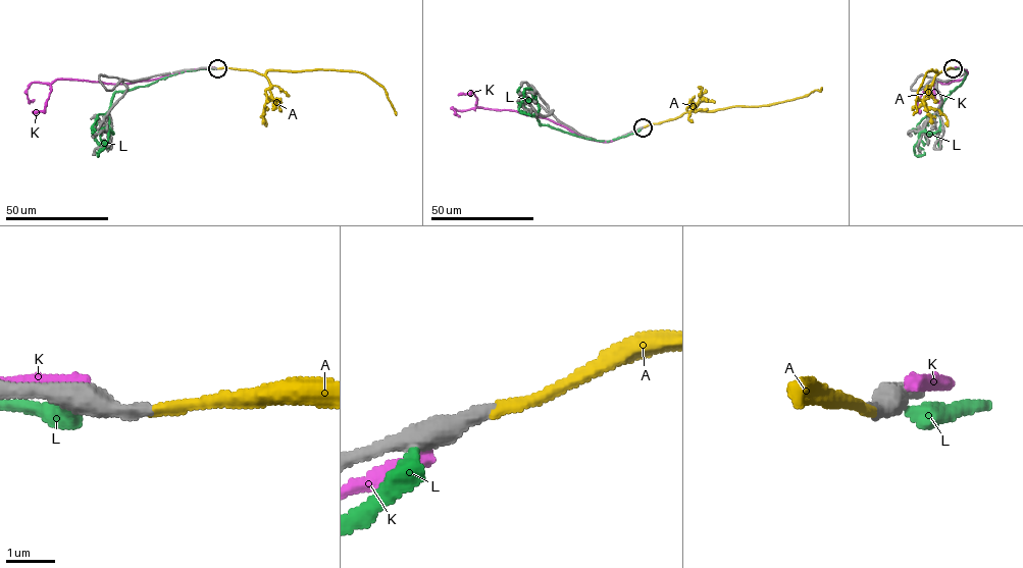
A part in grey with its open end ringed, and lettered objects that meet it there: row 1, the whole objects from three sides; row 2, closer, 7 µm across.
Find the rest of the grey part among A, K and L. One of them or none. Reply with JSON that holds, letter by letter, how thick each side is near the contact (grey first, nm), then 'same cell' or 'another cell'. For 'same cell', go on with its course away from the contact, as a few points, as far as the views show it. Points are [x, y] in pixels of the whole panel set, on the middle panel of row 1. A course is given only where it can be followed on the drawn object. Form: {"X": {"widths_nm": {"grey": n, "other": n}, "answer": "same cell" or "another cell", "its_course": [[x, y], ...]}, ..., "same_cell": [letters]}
{"A": {"widths_nm": {"grey": 320, "other": 240}, "answer": "same cell", "its_course": [[643, 126], [676, 118], [689, 111], [770, 105], [807, 96], [815, 90], [820, 91], [822, 87]]}, "K": {"widths_nm": {"grey": 440, "other": 360}, "answer": "another cell"}, "L": {"widths_nm": {"grey": 440, "other": 400}, "answer": "another cell"}, "same_cell": ["A"]}

